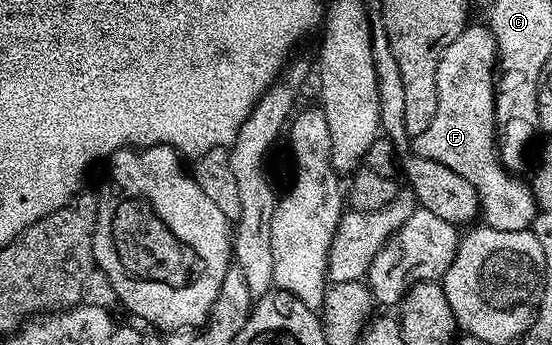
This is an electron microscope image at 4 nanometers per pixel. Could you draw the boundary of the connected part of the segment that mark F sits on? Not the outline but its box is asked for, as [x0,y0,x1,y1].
[411,24,536,232]

